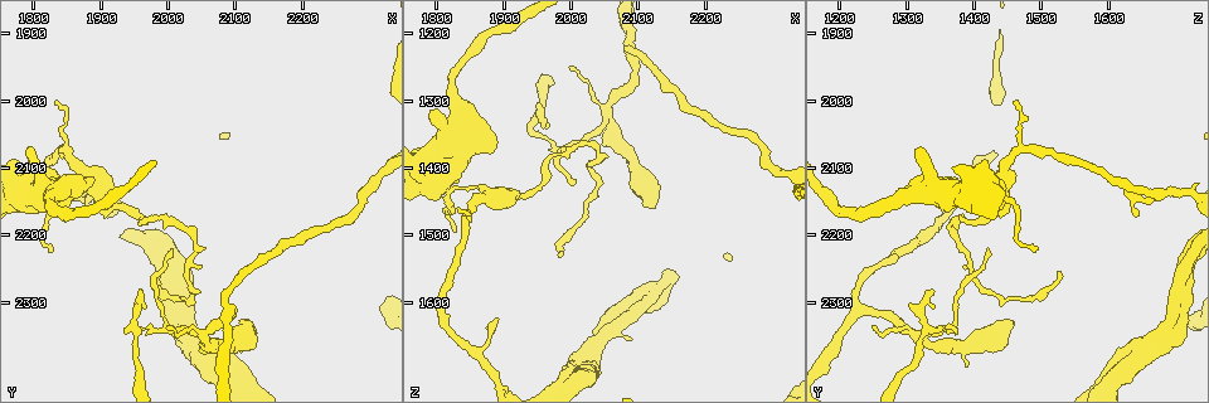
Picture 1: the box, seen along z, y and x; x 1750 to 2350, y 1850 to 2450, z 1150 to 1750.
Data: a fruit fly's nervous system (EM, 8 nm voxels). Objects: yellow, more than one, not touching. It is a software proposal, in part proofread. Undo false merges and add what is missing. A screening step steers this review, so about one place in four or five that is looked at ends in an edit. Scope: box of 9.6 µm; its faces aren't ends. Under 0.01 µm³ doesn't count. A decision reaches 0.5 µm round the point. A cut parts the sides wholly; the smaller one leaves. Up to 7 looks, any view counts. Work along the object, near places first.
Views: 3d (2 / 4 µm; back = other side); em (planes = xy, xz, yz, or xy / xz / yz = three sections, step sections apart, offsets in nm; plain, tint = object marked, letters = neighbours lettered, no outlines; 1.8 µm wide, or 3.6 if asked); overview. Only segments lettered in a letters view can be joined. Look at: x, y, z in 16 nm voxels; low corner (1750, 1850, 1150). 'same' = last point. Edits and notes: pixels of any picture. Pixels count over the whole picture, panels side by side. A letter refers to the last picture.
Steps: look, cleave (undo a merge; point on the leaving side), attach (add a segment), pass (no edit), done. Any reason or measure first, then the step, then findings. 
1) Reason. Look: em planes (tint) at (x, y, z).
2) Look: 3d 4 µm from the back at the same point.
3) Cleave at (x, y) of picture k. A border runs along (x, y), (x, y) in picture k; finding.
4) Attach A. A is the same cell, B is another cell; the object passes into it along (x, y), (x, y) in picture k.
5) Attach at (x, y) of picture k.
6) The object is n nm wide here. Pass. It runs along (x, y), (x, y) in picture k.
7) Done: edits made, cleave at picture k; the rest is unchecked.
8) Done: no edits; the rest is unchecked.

Sharp bend. Look: 3d 2 µm at (1945, 2335, 1330).

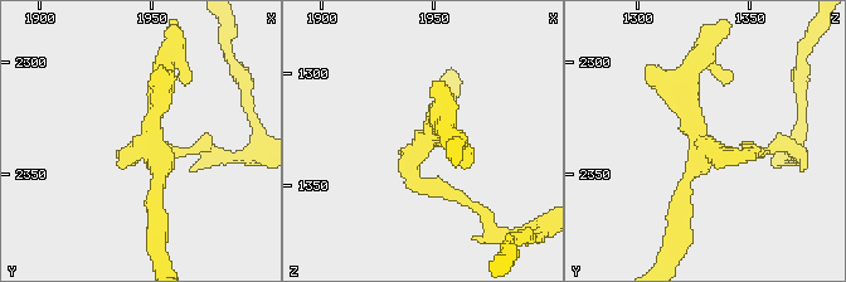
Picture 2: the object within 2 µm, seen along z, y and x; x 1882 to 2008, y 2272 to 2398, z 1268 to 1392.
Look: em 3.6 µm yz step 16 (letters) at (1947, 2338, 1332).

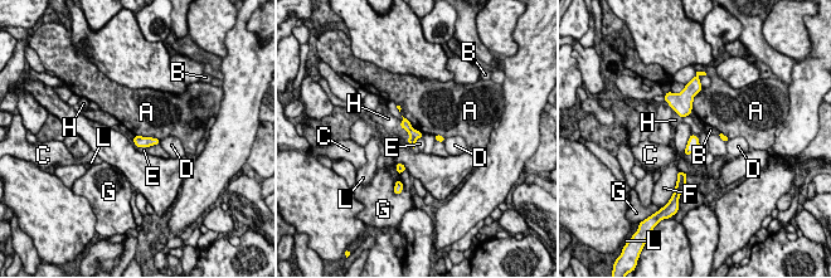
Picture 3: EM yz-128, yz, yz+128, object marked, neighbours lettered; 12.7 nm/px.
Cleave at (412, 144) of picture 3. A, B, C, D, E, F, G, H and L are other cells; a border runs along (409, 137), (414, 141) in picture 3; a second cell is stuck on.

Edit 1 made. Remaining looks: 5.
Look: overview.

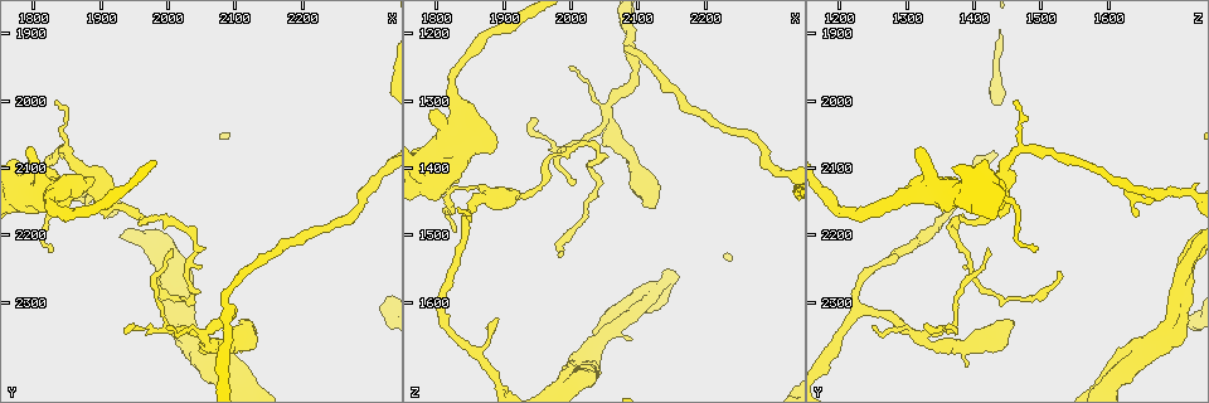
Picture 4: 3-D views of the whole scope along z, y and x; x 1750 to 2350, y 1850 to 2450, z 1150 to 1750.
Thick end. Look: em yz step 8 (letters) at (2125, 2330, 1465).

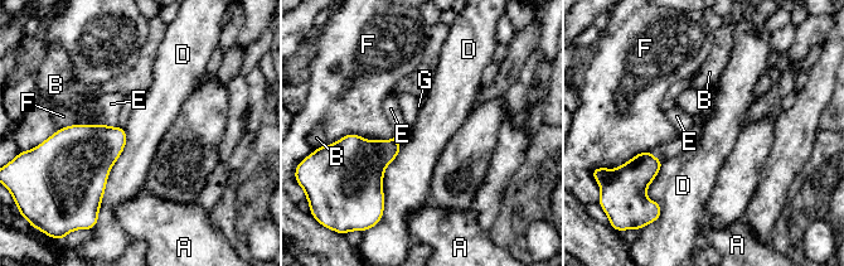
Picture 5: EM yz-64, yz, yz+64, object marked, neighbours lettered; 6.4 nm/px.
Pass. A, B, D, E, F and G are other cells; a border runs along (124, 127), (126, 144), (98, 209) in picture 5; no lettered segment goes on from it.

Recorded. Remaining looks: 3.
A fork. Look: 3d 4 µm at (2075, 2410, 1615).

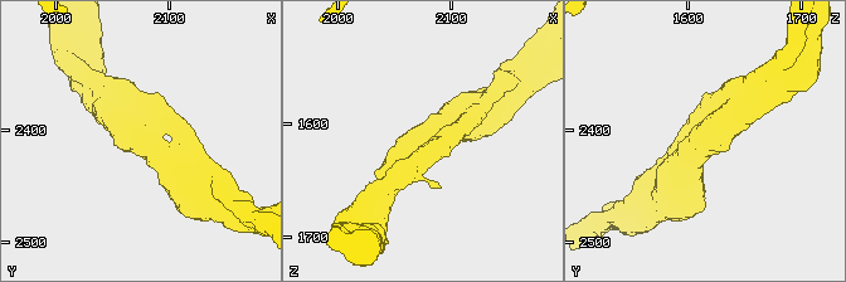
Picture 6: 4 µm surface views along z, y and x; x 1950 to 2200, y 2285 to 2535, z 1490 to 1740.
Look: em planes (letters) at (2078, 2410, 1612).

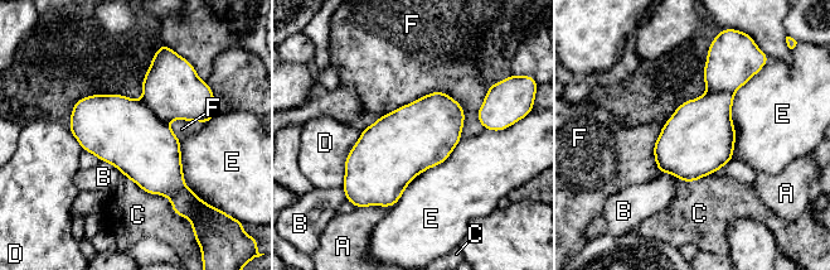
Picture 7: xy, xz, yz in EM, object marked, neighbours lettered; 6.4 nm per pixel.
The longest contact is with E, 550 nm. Pass. A, B, C, D, E and F are other cells; a border runs along (100, 160), (111, 163), (122, 173) in picture 7; one cell here.

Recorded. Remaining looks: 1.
Done: edits made, cleave at picture 3; the rest is unchecked.

